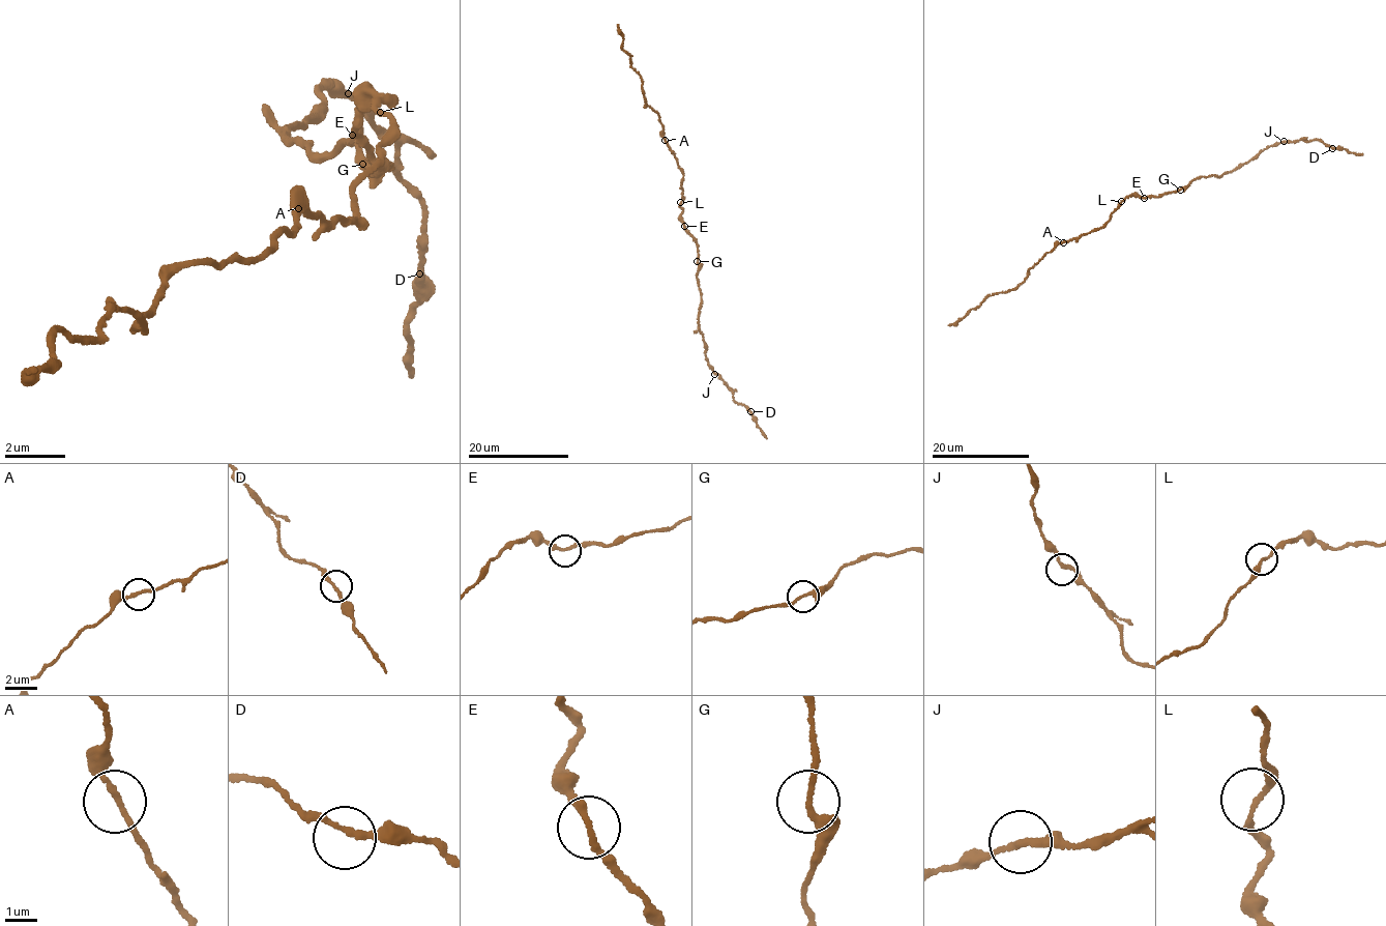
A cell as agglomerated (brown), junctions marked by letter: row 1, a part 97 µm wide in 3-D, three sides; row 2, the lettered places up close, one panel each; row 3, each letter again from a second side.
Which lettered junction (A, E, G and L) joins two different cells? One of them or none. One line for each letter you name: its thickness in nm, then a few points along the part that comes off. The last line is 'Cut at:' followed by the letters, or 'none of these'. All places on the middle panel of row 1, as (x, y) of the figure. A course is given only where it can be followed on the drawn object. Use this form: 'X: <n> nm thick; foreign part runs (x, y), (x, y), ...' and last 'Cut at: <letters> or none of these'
G: 180 nm thick; foreign part runs (698, 261), (701, 296), (699, 324), (707, 362), (737, 402), (752, 412), (753, 420), (767, 438)
Cut at: G

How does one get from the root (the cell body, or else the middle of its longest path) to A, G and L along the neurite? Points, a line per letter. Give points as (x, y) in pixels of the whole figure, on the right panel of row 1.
A: (1140, 196), (1129, 195), (1124, 199), (1101, 227), (1063, 242)
G: (1140, 196), (1160, 197), (1180, 190)
L: (1140, 196), (1129, 195), (1121, 201)

